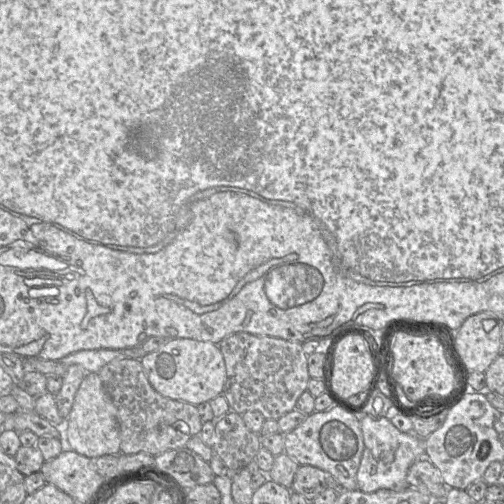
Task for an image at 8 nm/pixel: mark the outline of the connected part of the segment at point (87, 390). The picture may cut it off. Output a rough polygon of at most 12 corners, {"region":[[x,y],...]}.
{"region":[[87,373],[67,418],[73,451],[120,453],[117,410]]}

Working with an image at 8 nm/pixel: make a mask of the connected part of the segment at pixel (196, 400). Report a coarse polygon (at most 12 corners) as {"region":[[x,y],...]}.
{"region":[[175,338],[140,361],[151,386],[197,406],[223,393],[212,342]]}

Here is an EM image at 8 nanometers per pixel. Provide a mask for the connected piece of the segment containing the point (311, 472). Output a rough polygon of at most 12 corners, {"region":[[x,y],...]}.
{"region":[[310,465],[298,468],[290,489],[313,501],[338,488],[331,474]]}

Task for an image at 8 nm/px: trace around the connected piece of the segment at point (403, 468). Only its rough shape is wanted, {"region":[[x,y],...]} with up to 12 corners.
{"region":[[360,416],[357,489],[409,487],[425,439],[387,417]]}

